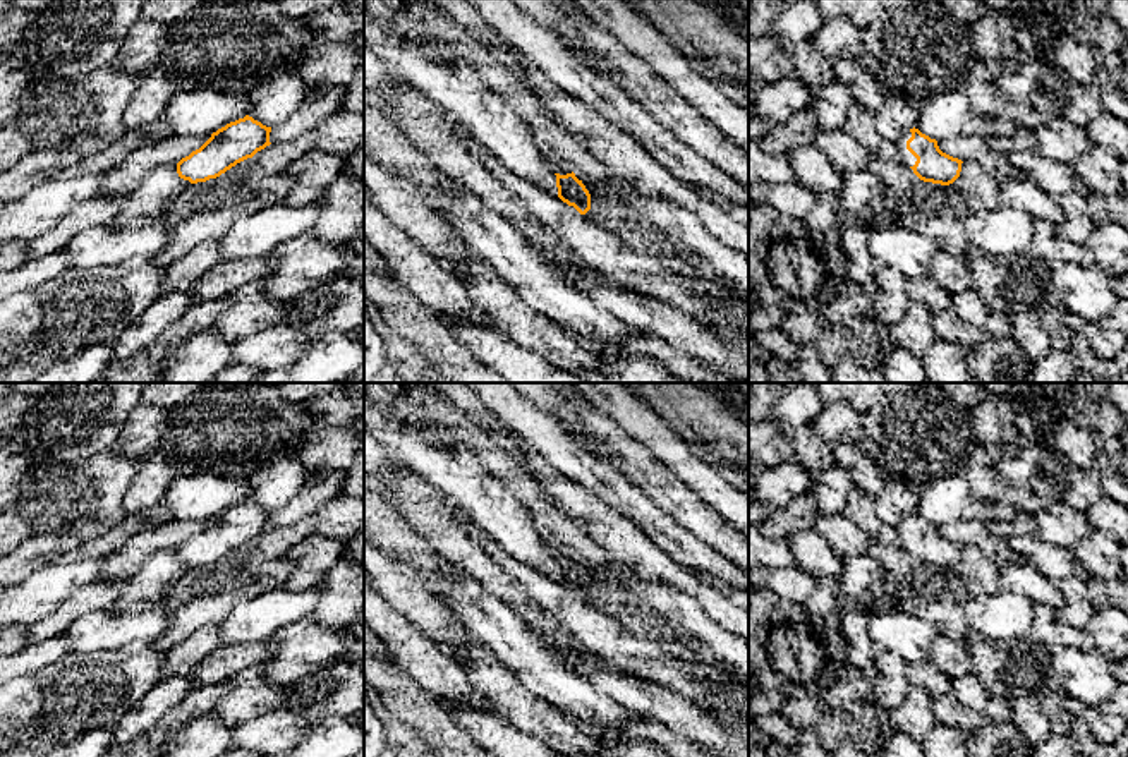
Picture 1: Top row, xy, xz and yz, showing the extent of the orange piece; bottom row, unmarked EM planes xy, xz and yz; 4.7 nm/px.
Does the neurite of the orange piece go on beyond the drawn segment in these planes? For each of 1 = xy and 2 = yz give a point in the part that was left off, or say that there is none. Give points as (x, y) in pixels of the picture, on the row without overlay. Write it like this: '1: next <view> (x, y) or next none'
1: next none
2: next yz (907, 543)

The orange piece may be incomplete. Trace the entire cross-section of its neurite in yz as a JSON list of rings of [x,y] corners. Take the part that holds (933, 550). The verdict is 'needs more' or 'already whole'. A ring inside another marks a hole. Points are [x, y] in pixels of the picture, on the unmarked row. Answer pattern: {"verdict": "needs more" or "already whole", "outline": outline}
{"verdict": "needs more", "outline": [[[915,512],[903,517],[895,529],[900,546],[912,553],[920,565],[949,570],[960,561],[963,546],[943,537],[936,524]]]}

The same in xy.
{"verdict": "already whole", "outline": [[[246,500],[213,517],[199,534],[182,542],[177,548],[177,558],[191,568],[216,563],[270,530],[270,517],[271,512]]]}

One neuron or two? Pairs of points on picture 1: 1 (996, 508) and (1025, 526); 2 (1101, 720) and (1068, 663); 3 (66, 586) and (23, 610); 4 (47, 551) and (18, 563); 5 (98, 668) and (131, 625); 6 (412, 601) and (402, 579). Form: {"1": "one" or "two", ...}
{"1": "one", "2": "two", "3": "one", "4": "one", "5": "two", "6": "one"}

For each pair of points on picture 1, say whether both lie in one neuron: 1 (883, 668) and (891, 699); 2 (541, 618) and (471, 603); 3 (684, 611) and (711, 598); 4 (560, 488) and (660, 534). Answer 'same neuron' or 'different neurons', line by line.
1: same neuron
2: different neurons
3: different neurons
4: different neurons

